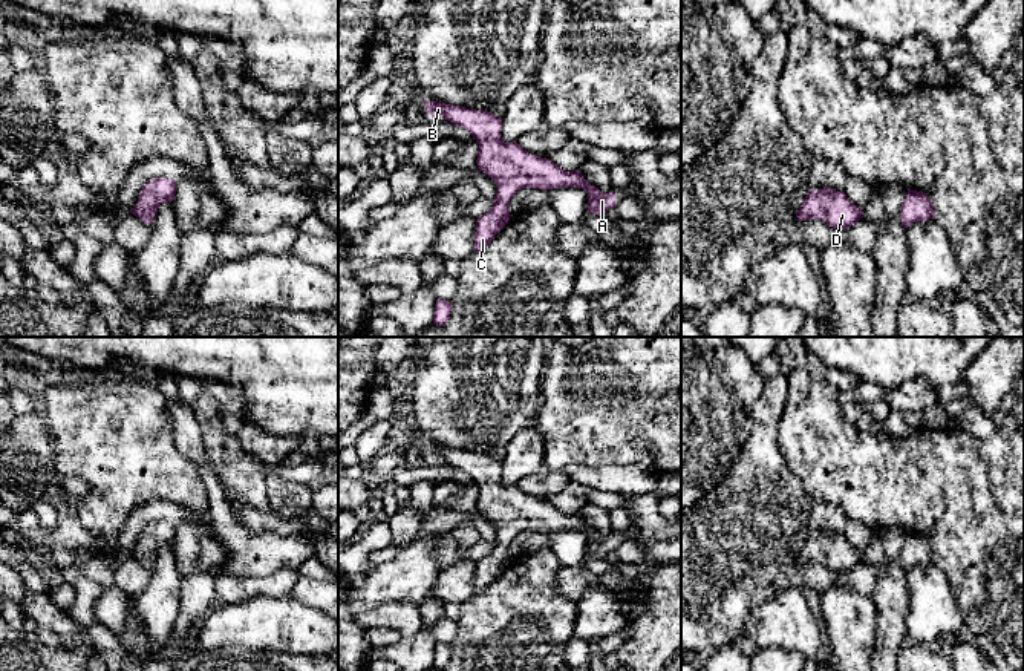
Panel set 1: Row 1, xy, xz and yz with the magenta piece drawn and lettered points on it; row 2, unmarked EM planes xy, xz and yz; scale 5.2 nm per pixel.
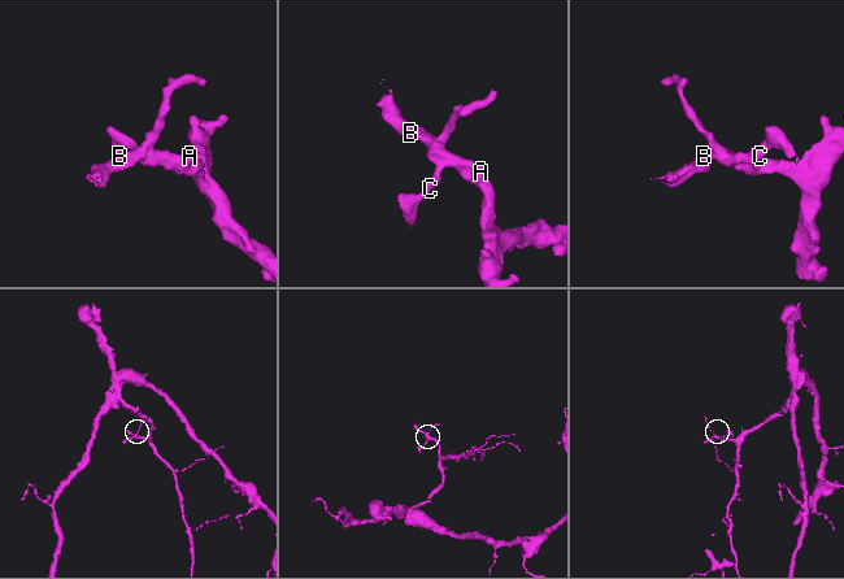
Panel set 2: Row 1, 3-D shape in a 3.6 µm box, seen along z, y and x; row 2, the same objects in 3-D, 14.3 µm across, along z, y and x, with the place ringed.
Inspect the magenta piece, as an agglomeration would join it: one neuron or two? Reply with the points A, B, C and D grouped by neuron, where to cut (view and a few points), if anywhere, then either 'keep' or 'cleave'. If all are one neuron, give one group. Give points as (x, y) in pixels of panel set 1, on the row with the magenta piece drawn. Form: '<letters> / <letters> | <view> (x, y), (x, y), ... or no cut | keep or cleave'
A B C D | no cut | keep

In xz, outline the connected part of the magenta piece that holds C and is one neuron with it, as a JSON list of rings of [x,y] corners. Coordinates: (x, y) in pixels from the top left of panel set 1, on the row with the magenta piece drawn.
[[[422,103],[427,113],[468,130],[478,141],[478,170],[497,184],[491,210],[476,219],[474,253],[484,251],[508,224],[508,204],[522,188],[583,188],[588,193],[588,213],[605,216],[615,205],[615,193],[600,191],[579,172],[565,172],[553,161],[523,150],[517,142],[501,139],[502,119],[491,112],[467,109],[447,103]]]

